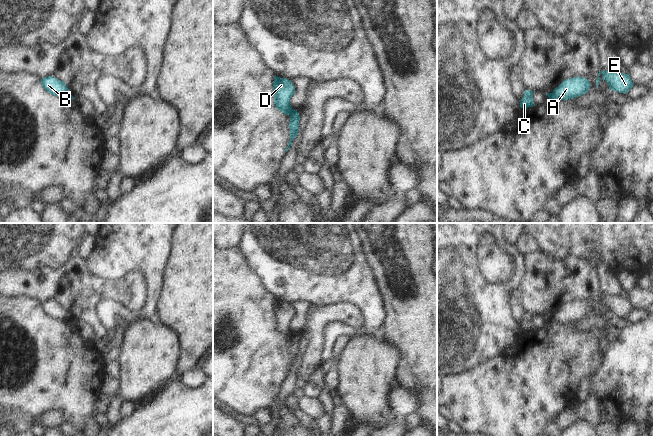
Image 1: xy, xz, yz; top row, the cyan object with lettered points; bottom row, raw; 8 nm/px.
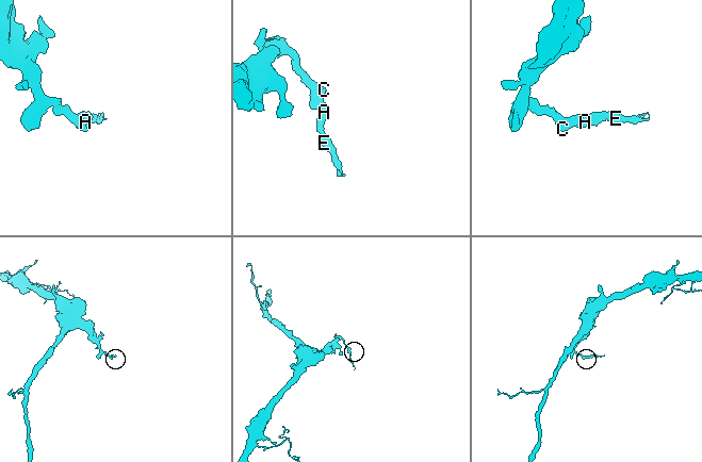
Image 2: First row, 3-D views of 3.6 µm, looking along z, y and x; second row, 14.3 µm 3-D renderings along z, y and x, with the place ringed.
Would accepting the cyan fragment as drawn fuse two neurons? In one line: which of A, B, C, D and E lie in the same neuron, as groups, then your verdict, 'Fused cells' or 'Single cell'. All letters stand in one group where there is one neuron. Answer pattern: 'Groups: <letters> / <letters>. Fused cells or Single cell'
Groups: A E / B C D. Fused cells.

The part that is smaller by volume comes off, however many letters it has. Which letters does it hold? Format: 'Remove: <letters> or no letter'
Remove: A, E.

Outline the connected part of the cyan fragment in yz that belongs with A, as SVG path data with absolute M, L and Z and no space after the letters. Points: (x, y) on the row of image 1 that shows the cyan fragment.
M573 77L565 79L553 92L548 96L552 100L568 100L584 95L588 92L591 84L584 77Z

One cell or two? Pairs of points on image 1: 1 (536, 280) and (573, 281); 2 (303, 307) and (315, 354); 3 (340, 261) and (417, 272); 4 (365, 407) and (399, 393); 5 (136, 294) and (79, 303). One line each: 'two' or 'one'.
1: one
2: two
3: two
4: two
5: one

